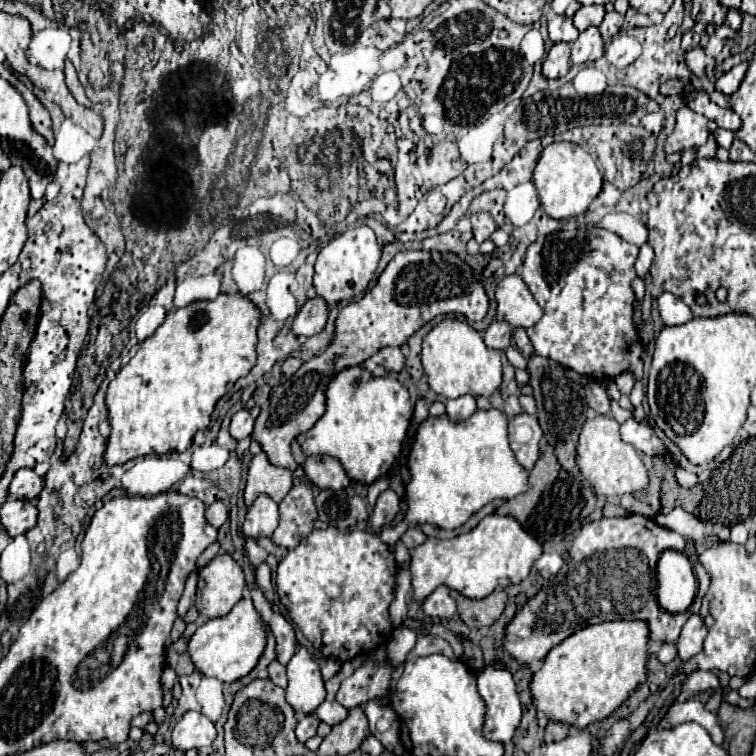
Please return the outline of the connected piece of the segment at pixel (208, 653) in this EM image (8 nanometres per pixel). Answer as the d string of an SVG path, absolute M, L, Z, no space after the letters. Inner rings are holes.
M249 596L233 606L233 610L223 618L211 618L201 624L187 642L187 654L193 666L203 676L213 676L221 682L235 682L255 668L259 656L265 648L265 630L263 620L255 612L255 606Z

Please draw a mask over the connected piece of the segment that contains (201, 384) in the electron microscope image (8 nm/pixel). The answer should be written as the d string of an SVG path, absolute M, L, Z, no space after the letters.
M219 294L215 300L197 300L185 308L167 312L165 322L153 336L141 342L137 354L109 384L107 410L111 434L103 454L105 464L115 466L137 456L187 450L193 434L209 426L217 400L255 366L255 324L259 324L259 310L241 294Z

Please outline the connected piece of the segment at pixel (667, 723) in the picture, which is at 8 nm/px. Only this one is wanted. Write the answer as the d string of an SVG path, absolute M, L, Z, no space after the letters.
M697 697L690 698L683 703L675 701L667 708L665 716L659 720L659 728L673 728L684 722L701 724L709 732L709 736L713 738L715 744L723 744L724 731L717 722L717 716L711 714Z

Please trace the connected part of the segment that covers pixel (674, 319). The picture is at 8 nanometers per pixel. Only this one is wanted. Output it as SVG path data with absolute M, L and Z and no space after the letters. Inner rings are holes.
M663 292L657 298L657 304L659 304L659 312L661 312L665 326L679 326L693 318L689 306L679 296L675 296L671 292Z

